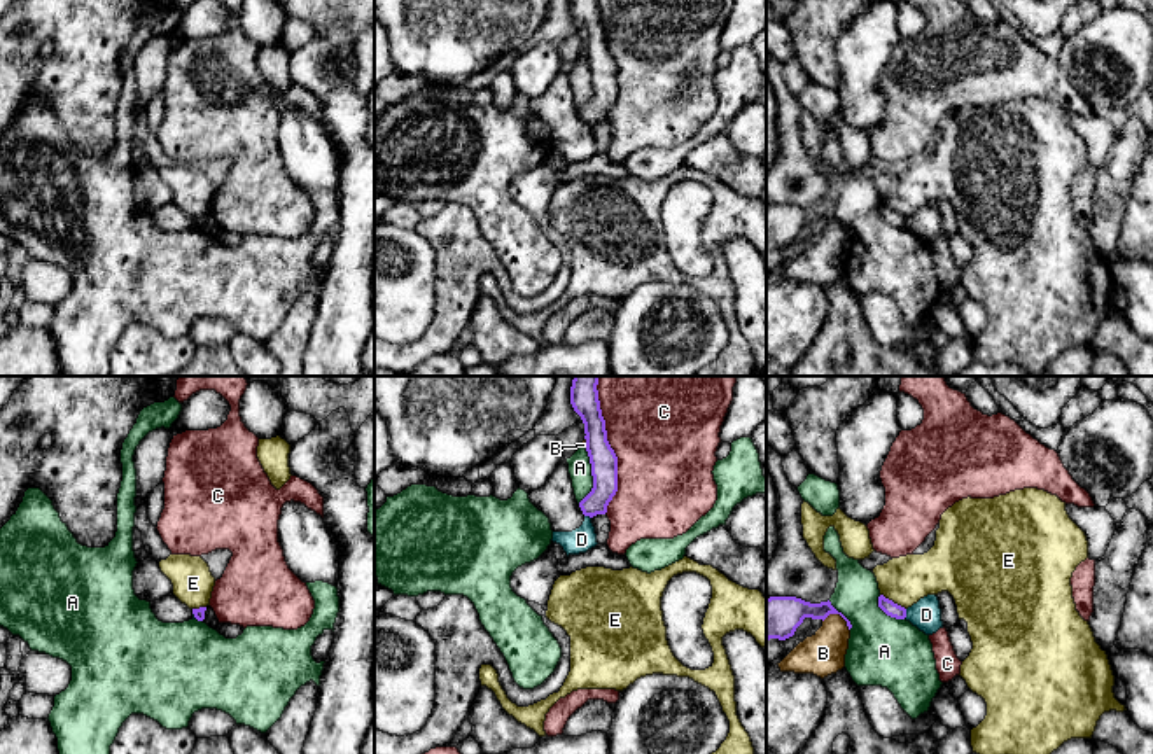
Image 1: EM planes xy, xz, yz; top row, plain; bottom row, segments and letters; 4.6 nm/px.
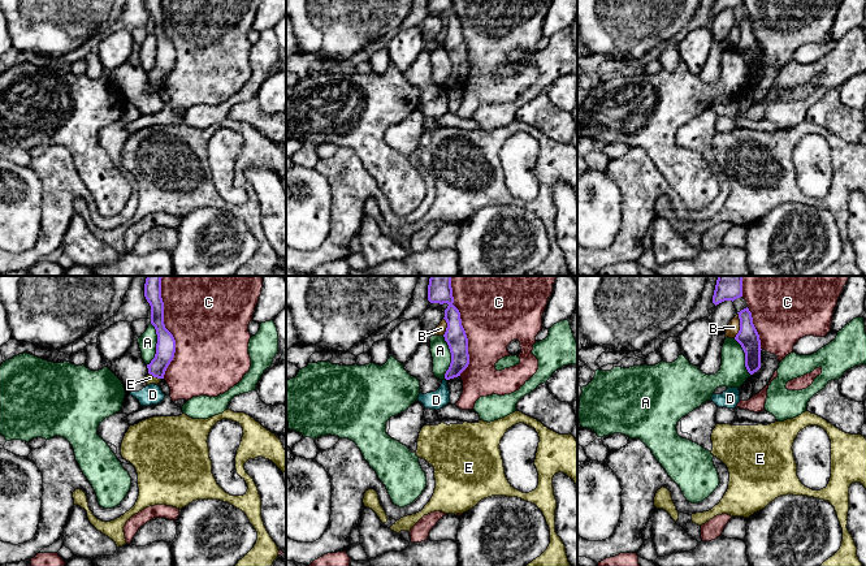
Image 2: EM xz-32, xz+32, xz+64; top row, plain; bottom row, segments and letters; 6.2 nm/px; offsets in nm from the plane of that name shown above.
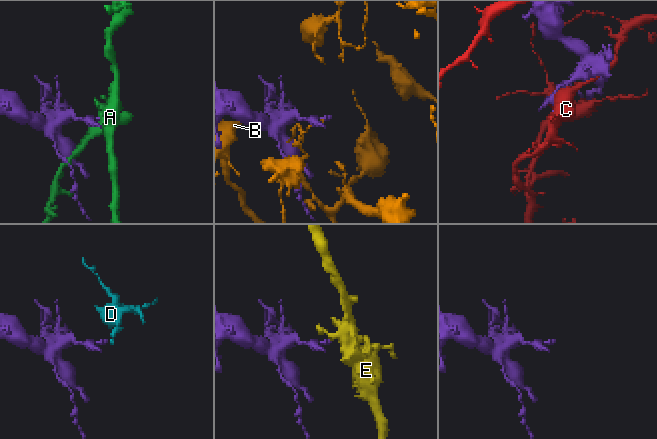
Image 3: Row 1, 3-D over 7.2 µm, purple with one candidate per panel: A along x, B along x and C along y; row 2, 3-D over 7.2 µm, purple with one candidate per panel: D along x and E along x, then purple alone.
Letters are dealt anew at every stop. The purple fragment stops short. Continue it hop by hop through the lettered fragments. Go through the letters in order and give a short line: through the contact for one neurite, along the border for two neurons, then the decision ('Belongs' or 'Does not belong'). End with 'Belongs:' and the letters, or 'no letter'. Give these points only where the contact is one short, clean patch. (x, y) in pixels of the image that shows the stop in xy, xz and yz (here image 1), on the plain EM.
A: Does not belong
B: Does not belong
C: Does not belong
D: Line: yz (907, 217), (903, 226). Does not belong
E: Line: yz (880, 202), (905, 217). Does not belong
Belongs: no letter

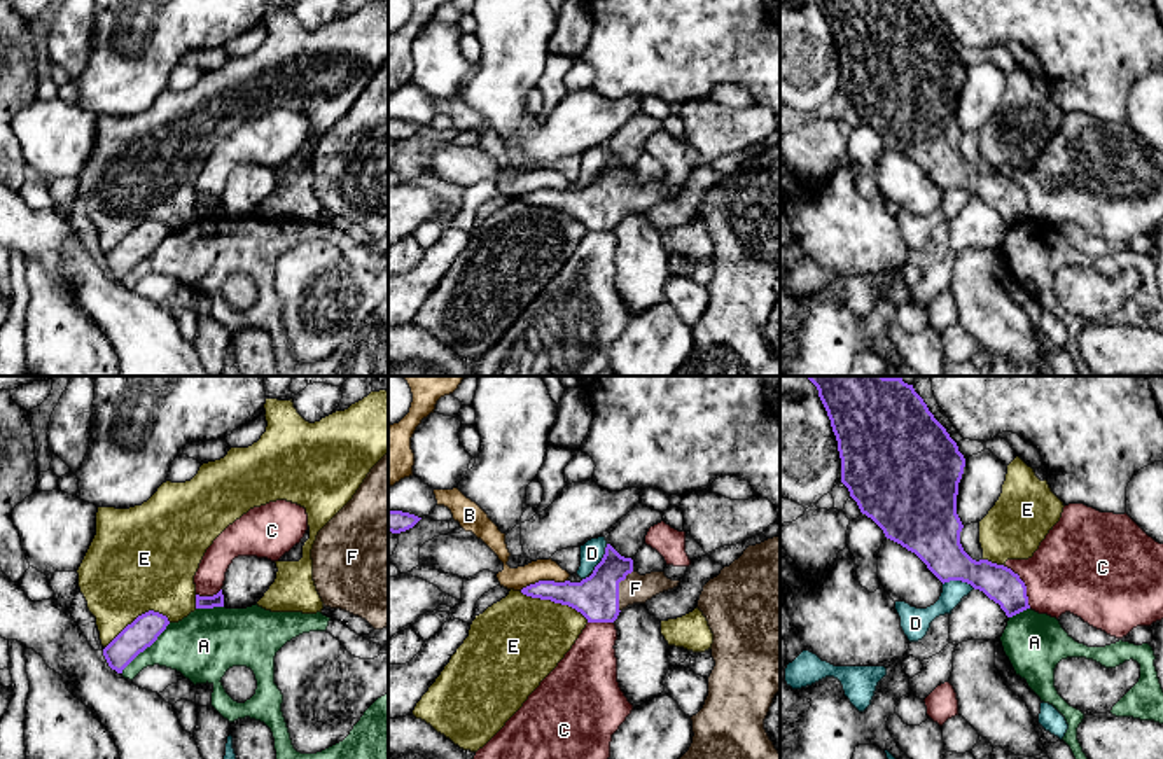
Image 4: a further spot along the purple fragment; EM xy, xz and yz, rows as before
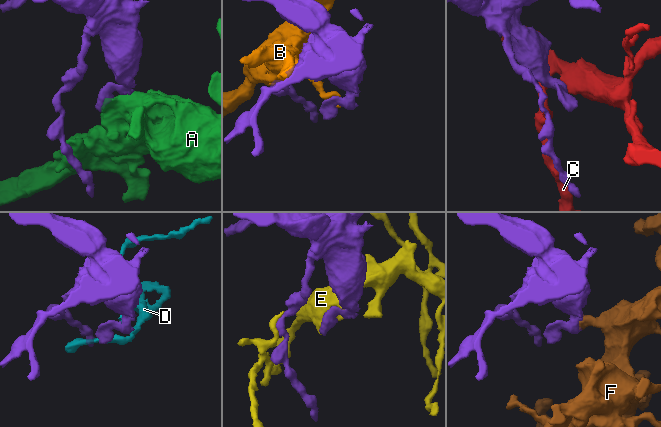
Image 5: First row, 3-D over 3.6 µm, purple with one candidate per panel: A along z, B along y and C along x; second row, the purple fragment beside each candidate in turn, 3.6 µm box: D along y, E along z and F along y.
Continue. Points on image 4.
A: Does not belong
B: Does not belong
C: Line: yz (1006, 174), (1023, 191), (1030, 215). Does not belong
D: Line: yz (943, 191), (966, 189), (974, 196). Does not belong
E: Does not belong
F: Line: xz (597, 205), (609, 198), (618, 198), (635, 196). Belongs
Belongs: F

